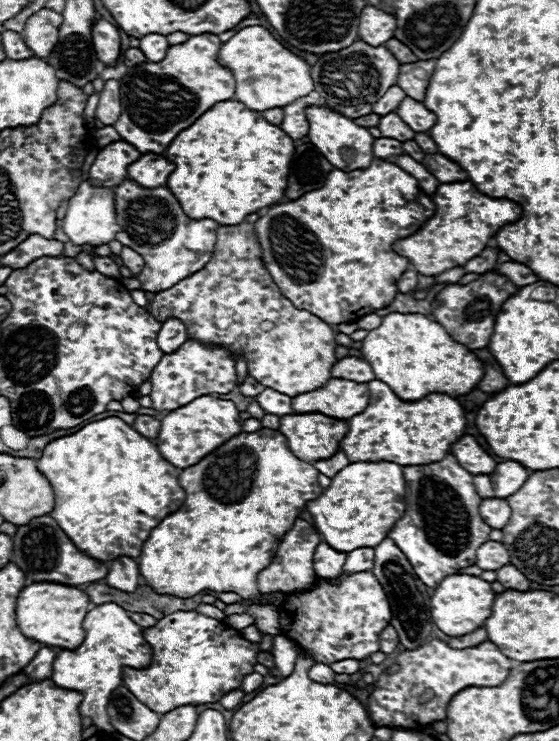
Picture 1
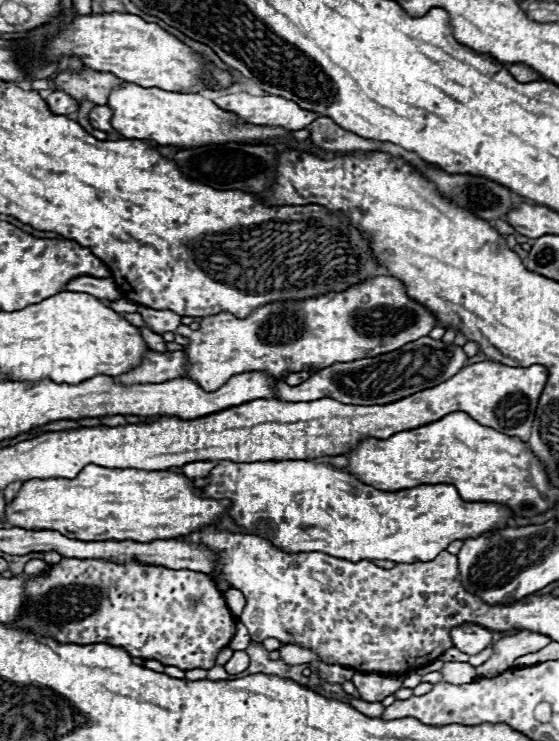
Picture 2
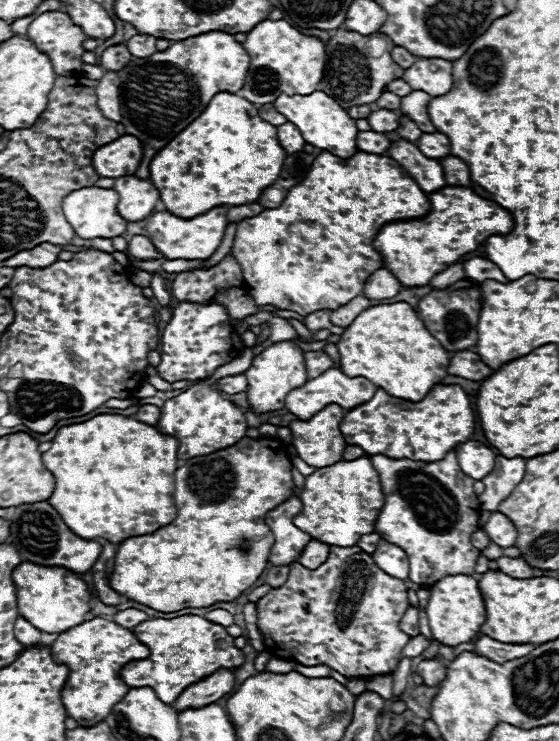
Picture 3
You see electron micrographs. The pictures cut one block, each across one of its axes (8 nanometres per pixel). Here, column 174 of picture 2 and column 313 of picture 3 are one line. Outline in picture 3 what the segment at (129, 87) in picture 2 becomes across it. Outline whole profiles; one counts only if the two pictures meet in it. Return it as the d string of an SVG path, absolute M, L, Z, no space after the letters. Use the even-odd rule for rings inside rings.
M312 92L308 96L280 94L274 100L274 106L280 114L286 116L288 122L298 126L300 134L304 136L304 140L308 144L312 144L320 150L328 150L328 152L332 152L334 156L340 156L340 158L350 158L358 152L358 146L356 146L356 134L358 134L356 120L350 118L348 112L344 108L340 108L340 104L336 100L332 100L328 94L324 94L324 92Z

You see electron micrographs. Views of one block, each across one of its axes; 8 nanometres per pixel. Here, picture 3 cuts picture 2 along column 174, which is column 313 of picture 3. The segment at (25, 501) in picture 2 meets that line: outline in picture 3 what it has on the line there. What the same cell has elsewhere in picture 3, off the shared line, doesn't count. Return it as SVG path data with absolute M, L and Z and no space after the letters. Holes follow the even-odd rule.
M362 456L356 460L340 460L306 476L300 500L302 512L294 518L294 524L302 532L308 532L314 540L330 546L350 548L358 544L360 536L374 532L376 518L384 506L384 492L372 460L368 456Z

